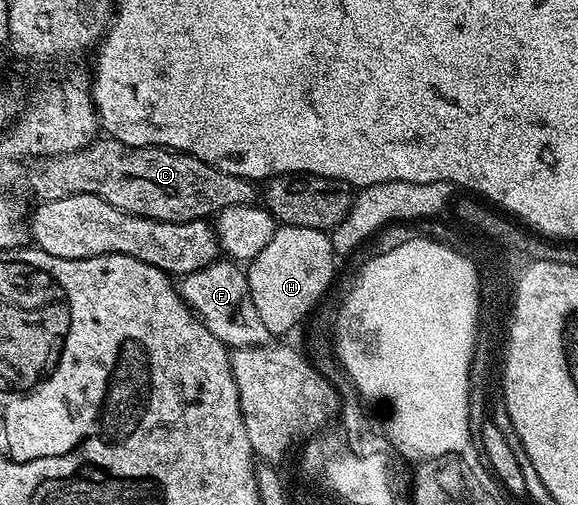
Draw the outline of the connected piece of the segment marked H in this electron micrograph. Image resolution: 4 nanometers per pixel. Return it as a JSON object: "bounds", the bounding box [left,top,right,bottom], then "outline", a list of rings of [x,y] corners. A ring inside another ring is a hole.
{"bounds":[246,226,338,337],"outline":[[[277,226],[274,237],[270,237],[270,245],[266,245],[266,249],[262,249],[262,253],[258,253],[258,257],[250,260],[246,267],[254,309],[258,309],[258,317],[262,317],[266,329],[270,329],[273,336],[280,337],[294,330],[316,311],[332,283],[336,262],[338,256],[332,250],[329,232]]]}

